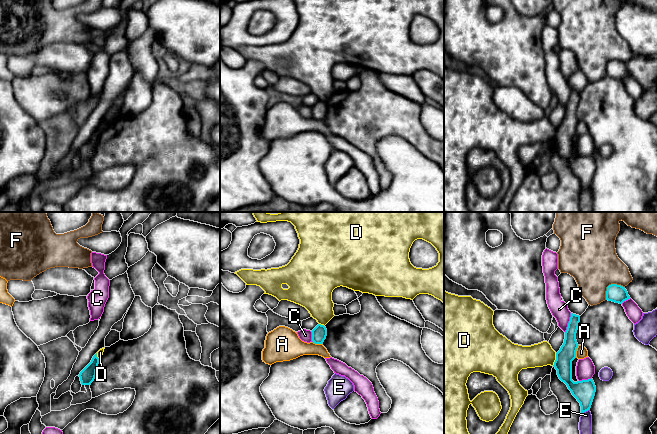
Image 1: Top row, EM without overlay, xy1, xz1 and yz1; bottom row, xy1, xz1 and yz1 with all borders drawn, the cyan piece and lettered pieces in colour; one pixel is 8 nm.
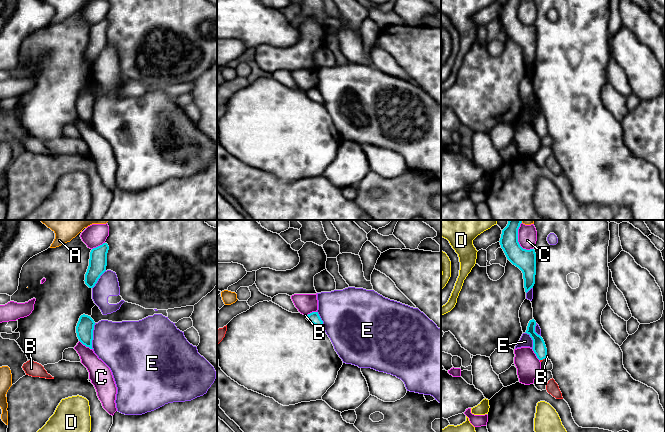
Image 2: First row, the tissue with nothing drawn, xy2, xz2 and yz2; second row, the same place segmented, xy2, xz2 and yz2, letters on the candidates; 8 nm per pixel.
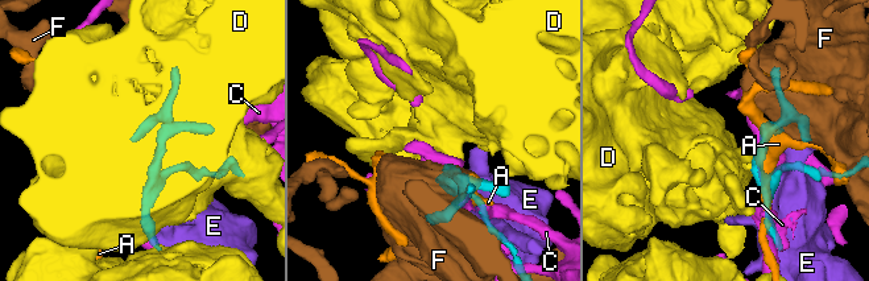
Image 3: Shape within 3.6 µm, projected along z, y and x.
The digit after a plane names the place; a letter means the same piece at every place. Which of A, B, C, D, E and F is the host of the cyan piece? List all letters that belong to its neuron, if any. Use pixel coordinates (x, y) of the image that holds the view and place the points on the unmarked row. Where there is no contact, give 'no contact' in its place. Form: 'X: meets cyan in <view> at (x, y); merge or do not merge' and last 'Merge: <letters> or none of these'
A: meets cyan in yz1 at (576, 126); do not merge
B: meets cyan in yz2 at (543, 134); merge
C: meets cyan in yz2 at (517, 17); do not merge
D: meets cyan in yz1 at (556, 135); do not merge
E: meets cyan in xy2 at (92, 112); do not merge
F: meets cyan in yz1 at (609, 61); do not merge
Merge: B

